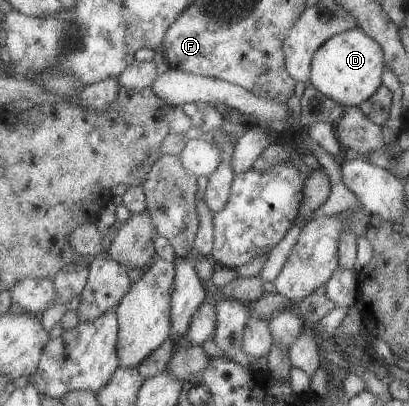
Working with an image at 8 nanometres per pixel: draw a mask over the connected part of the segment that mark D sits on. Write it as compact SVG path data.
M357 26L332 35L320 48L314 51L311 65L309 82L325 97L331 98L334 102L343 107L357 107L361 102L370 98L381 85L380 76L384 72L383 52L380 46L367 34L364 34Z

